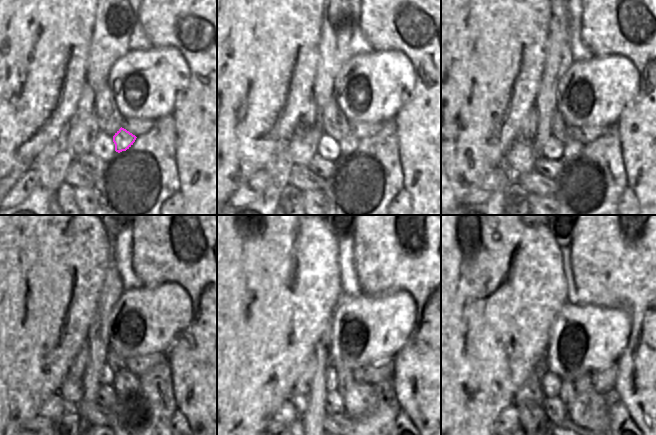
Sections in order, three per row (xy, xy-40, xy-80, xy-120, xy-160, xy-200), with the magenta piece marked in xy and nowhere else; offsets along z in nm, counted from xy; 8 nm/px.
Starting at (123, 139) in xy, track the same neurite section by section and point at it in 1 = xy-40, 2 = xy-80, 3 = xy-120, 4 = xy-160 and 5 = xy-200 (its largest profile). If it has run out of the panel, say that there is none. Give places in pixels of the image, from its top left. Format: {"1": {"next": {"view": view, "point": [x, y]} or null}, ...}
{"1": {"next": {"view": "xy-40", "point": [349, 143]}}, "2": {"next": {"view": "xy-80", "point": [571, 149]}}, "3": {"next": {"view": "xy-120", "point": [125, 382]}}, "4": {"next": {"view": "xy-160", "point": [359, 399]}}, "5": {"next": {"view": "xy-200", "point": [589, 411]}}}

